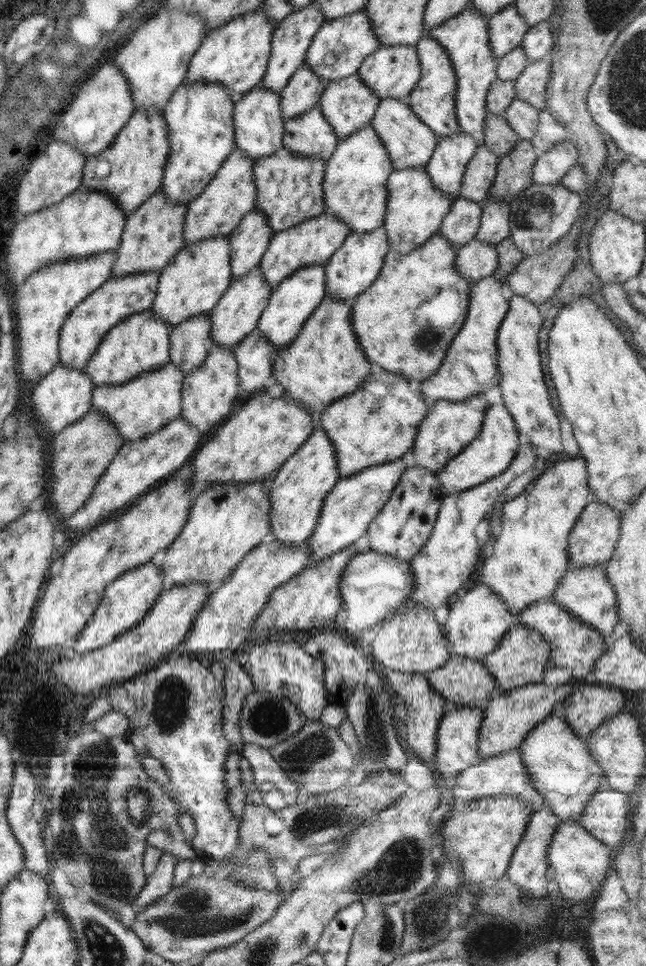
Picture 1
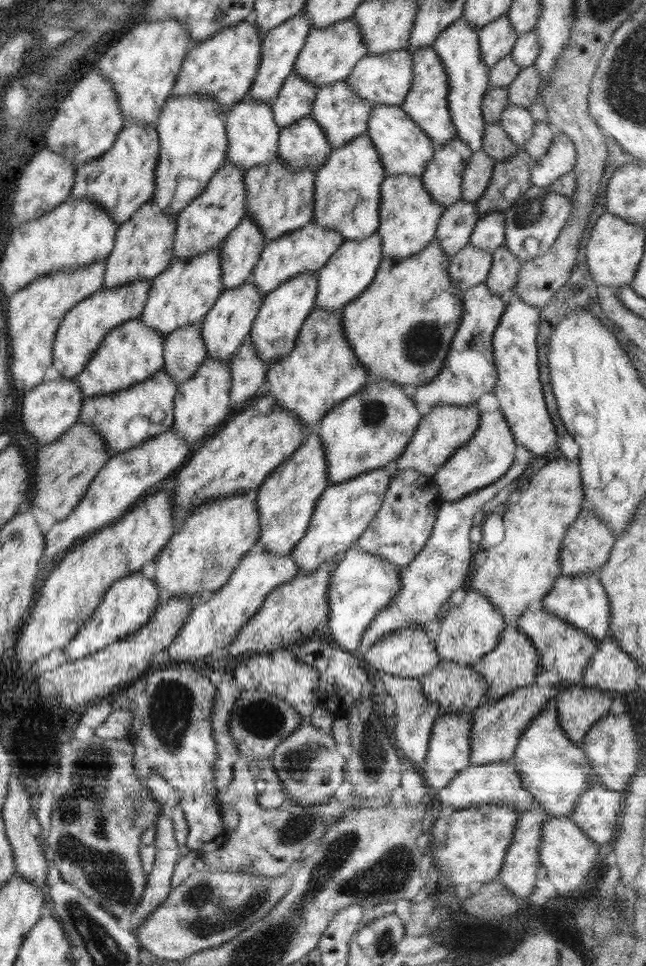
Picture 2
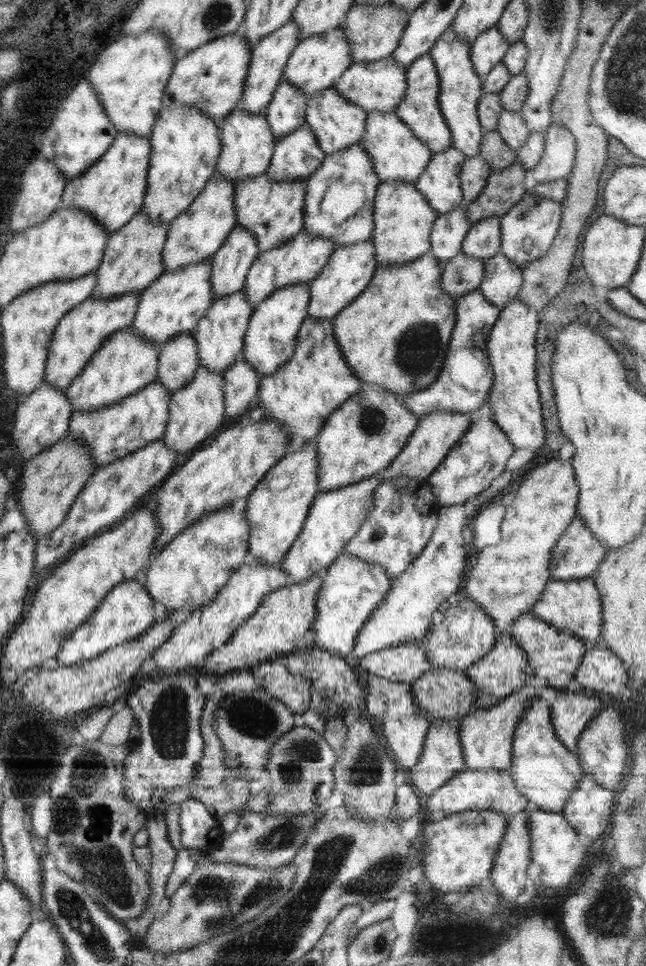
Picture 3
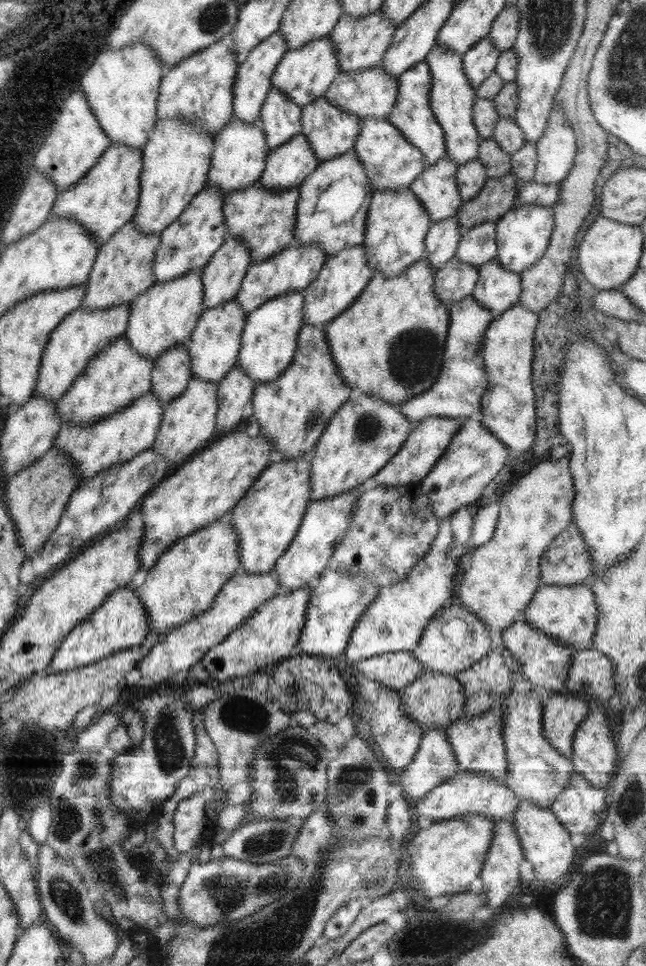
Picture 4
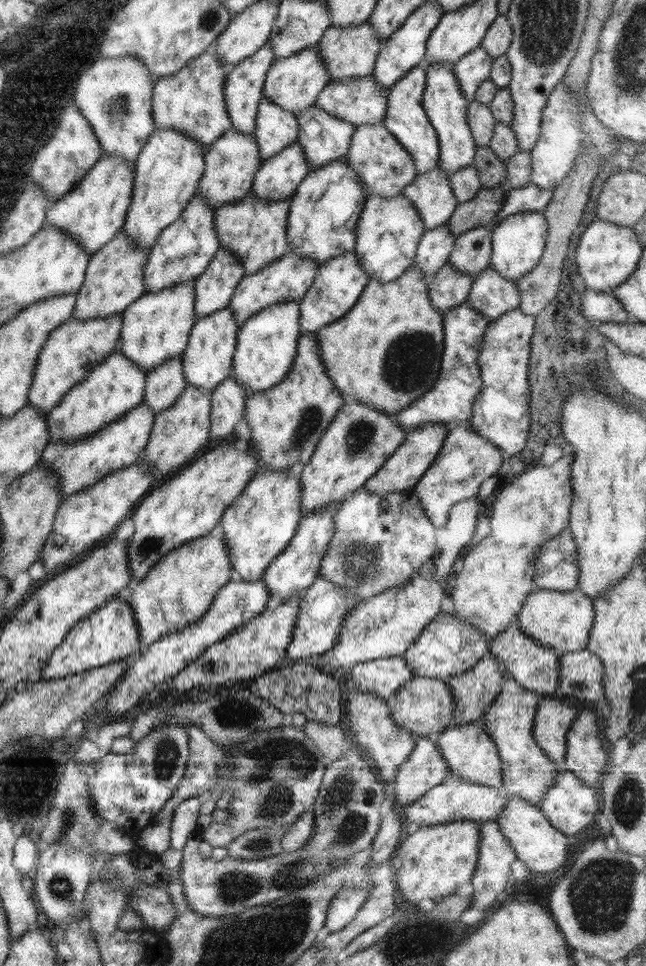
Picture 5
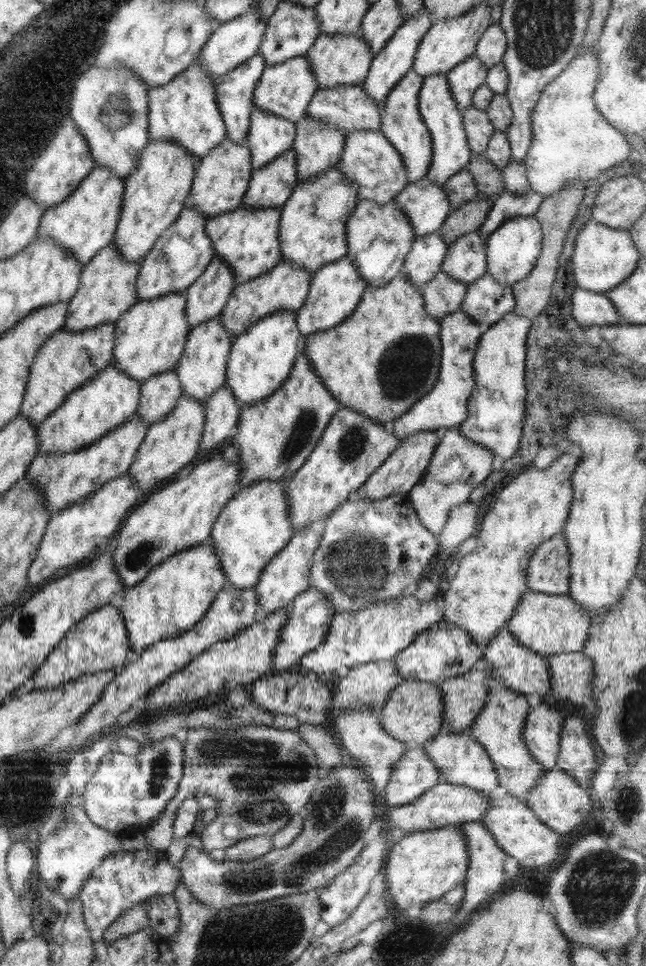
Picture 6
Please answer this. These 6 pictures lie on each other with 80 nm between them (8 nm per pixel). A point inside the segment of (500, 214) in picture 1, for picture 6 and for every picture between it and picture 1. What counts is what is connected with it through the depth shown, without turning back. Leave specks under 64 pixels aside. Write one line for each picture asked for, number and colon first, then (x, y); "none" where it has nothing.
2: (489, 232)
3: (483, 240)
4: (477, 246)
5: (471, 255)
6: (465, 260)

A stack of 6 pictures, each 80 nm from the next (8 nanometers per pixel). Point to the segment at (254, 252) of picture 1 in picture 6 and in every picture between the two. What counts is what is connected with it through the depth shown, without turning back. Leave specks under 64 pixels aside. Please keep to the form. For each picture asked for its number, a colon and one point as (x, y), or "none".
2: (241, 249)
3: (231, 263)
4: (223, 274)
5: (214, 288)
6: (205, 298)

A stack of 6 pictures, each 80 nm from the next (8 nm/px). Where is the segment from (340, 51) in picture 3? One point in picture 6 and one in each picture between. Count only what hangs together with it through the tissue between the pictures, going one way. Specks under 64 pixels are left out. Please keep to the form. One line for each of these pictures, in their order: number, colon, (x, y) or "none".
4: (303, 74)
5: (293, 83)
6: (285, 89)

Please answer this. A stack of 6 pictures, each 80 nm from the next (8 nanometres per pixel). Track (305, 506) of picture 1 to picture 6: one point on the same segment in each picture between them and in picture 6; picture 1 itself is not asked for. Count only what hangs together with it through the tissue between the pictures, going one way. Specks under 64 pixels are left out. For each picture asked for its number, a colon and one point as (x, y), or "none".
2: (285, 501)
3: (276, 509)
4: (266, 519)
5: (258, 525)
6: (254, 525)

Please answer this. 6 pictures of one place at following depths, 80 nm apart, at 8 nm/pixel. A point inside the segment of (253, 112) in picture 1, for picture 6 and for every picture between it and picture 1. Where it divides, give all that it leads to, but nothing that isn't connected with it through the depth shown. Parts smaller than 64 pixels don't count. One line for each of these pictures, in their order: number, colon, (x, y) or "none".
2: (253, 135)
3: (248, 145)
4: (239, 158)
5: (232, 162)
6: (222, 177)

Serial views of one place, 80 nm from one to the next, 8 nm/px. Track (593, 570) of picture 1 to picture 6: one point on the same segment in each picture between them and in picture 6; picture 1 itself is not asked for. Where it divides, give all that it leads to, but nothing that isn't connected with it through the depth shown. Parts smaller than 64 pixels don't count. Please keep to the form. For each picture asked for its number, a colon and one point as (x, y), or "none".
2: (580, 600)
3: (574, 605)
4: (568, 614)
5: (561, 621)
6: (547, 624)

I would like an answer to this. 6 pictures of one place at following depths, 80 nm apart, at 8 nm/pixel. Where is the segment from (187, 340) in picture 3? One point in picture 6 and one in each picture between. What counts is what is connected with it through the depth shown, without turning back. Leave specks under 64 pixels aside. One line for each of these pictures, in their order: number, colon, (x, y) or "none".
4: (171, 372)
5: (164, 384)
6: (159, 394)

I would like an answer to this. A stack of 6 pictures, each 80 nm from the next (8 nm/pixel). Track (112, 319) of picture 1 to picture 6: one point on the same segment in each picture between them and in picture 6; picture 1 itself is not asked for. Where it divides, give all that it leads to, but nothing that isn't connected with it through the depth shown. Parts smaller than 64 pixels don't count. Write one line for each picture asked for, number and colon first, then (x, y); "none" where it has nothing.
2: (83, 328)
3: (81, 332)
4: (81, 335)
5: (70, 352)
6: (67, 360)

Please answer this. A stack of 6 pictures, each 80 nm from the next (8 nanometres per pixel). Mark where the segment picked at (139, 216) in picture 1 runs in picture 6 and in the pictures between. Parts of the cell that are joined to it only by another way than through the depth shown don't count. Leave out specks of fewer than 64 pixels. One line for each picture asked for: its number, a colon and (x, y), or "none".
2: (143, 245)
3: (131, 261)
4: (122, 270)
5: (114, 279)
6: (107, 288)

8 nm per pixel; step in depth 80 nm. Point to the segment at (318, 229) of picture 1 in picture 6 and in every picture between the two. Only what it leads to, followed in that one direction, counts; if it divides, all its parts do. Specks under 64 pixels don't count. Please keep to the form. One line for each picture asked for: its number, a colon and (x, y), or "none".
2: (305, 250)
3: (301, 259)
4: (293, 269)
5: (288, 278)
6: (286, 287)

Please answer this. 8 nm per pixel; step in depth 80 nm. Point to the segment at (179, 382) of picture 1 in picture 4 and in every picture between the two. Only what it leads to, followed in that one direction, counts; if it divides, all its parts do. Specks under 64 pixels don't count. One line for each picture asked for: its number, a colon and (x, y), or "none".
2: (125, 419)
3: (113, 432)
4: (121, 436)

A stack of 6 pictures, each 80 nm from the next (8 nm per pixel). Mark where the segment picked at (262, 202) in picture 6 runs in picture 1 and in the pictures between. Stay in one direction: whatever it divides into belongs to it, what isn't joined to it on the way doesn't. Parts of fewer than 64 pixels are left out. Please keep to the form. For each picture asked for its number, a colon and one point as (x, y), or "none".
1: (309, 135)
2: (303, 145)
3: (297, 155)
4: (288, 165)
5: (279, 176)

